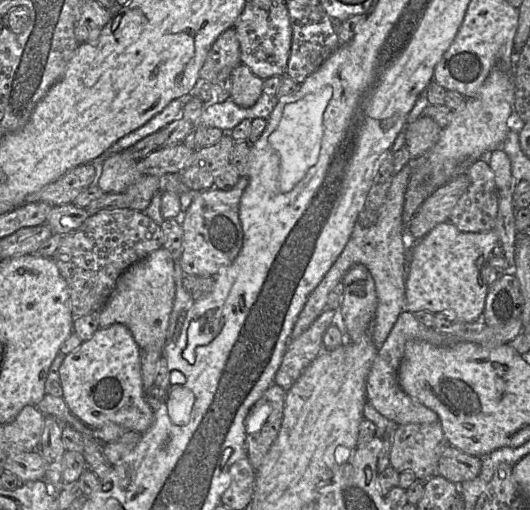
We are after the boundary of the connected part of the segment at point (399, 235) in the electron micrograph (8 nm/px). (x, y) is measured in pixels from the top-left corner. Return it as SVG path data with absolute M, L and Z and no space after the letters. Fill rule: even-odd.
M406 164L403 169L392 178L388 190L383 212L376 223L370 227L363 227L356 221L351 236L343 251L326 273L322 281L312 291L301 310L294 325L291 340L299 337L327 308L328 295L331 289L342 281L345 273L355 264L363 264L370 271L376 286L378 306L374 320L369 327L369 334L375 347L379 350L393 328L401 312L406 309L405 280L406 280L406 250L414 245L415 239L406 237L402 220L405 192L411 175L411 166Z

